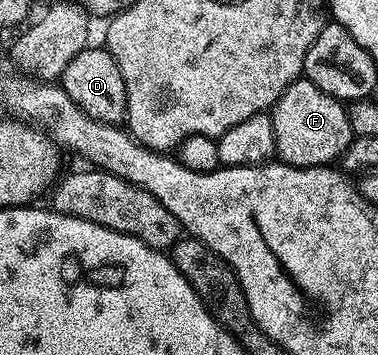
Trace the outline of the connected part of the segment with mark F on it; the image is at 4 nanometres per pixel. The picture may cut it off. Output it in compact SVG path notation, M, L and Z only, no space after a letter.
M298 78L269 111L278 161L289 166L331 166L342 159L353 137L347 106L340 99L321 92L317 84Z

